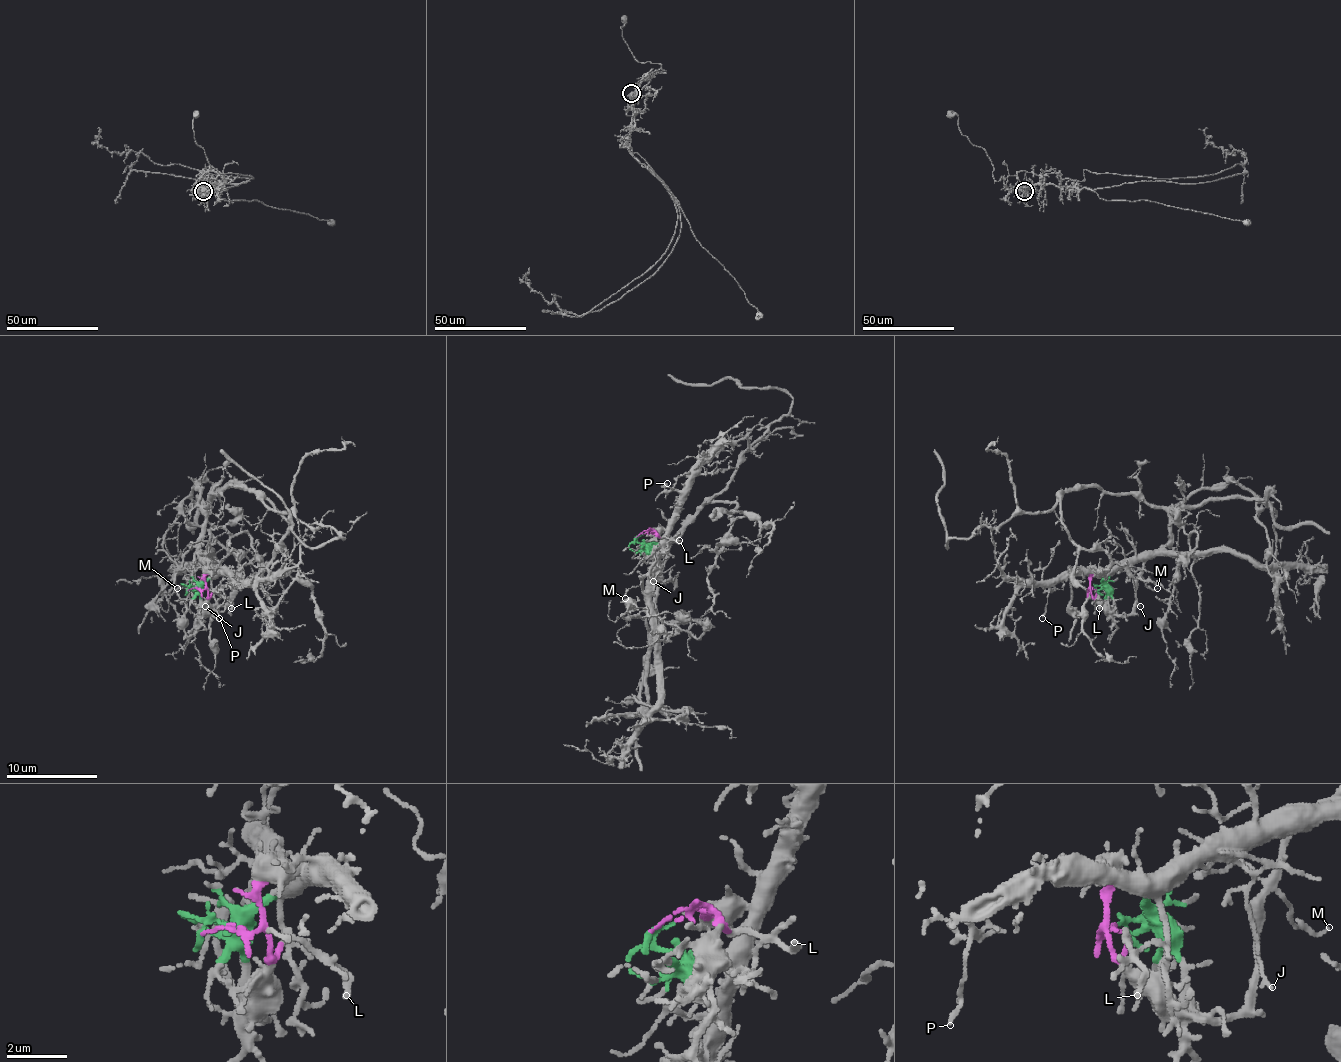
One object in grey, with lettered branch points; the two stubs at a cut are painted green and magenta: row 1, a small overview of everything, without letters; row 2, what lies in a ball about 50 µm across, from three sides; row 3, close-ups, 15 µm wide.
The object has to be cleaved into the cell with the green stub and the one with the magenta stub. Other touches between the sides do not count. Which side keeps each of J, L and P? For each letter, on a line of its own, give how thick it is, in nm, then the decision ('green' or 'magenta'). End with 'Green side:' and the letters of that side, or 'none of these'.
J: calibre 100 nm; green
L: calibre 200 nm; magenta
P: calibre 140 nm; green
Green side: J, P

